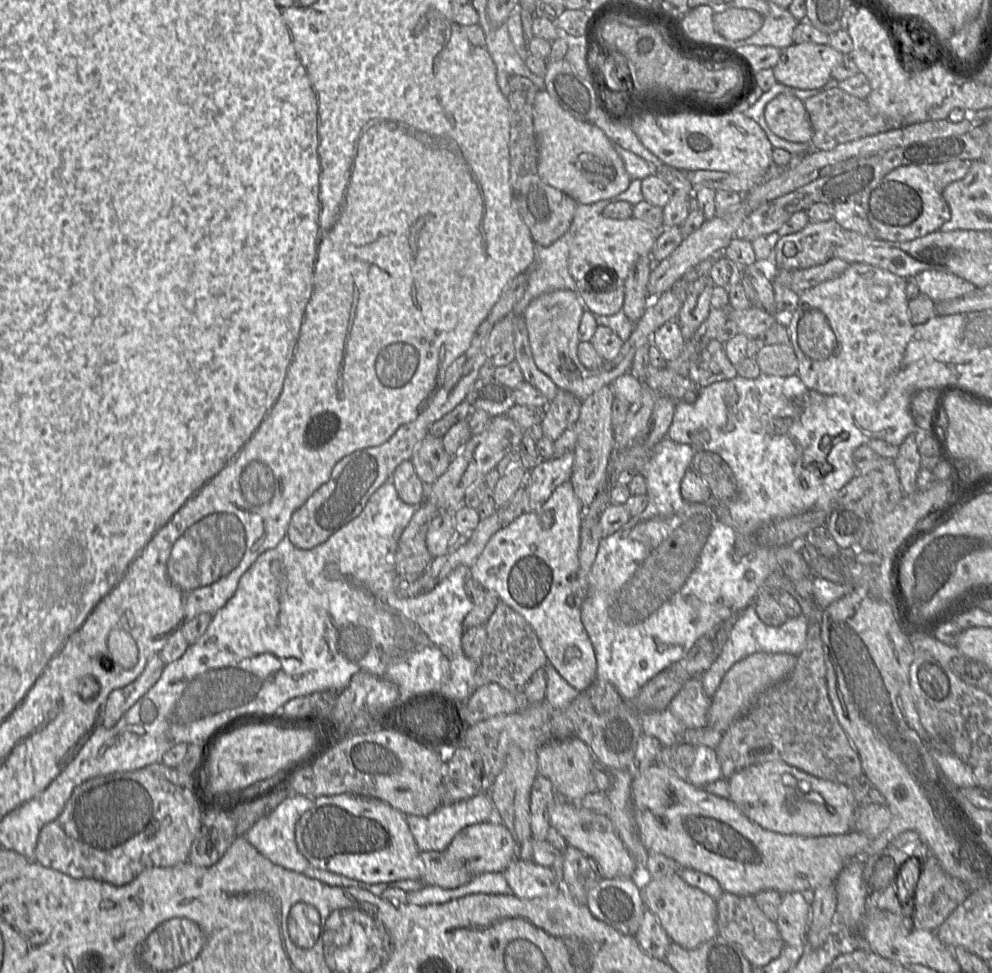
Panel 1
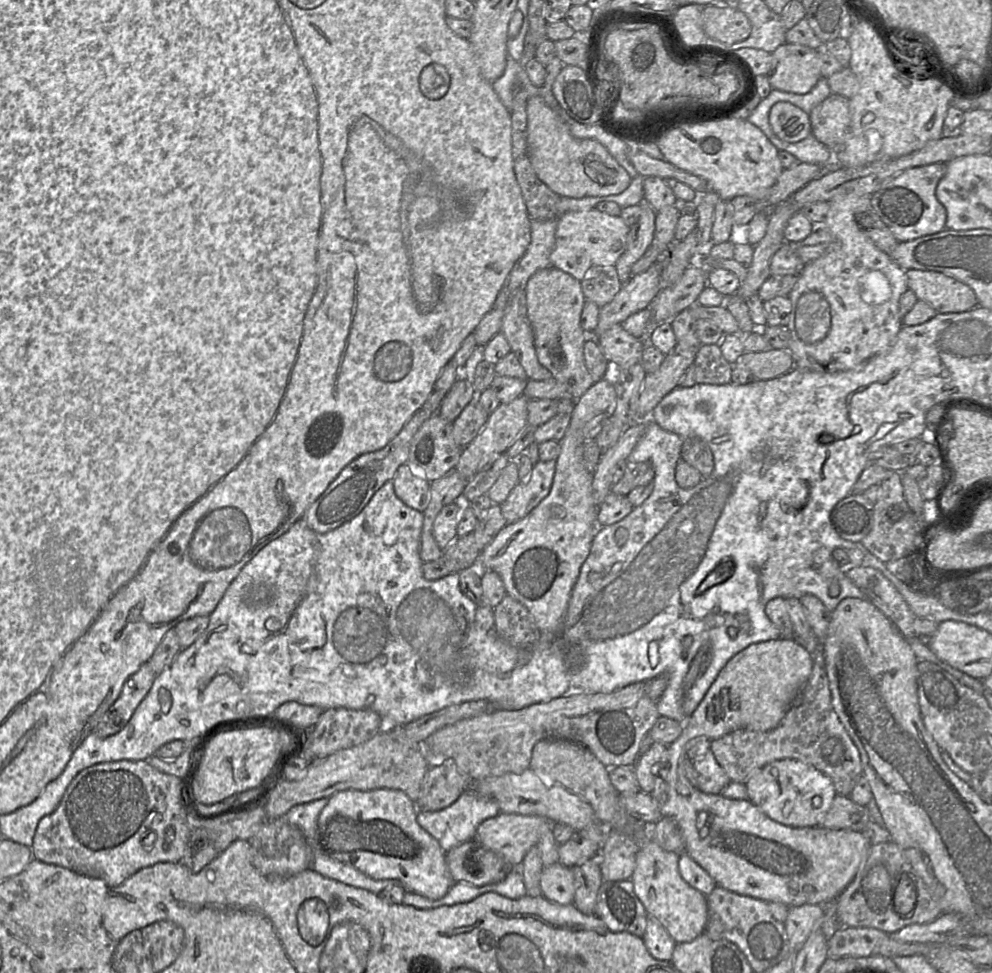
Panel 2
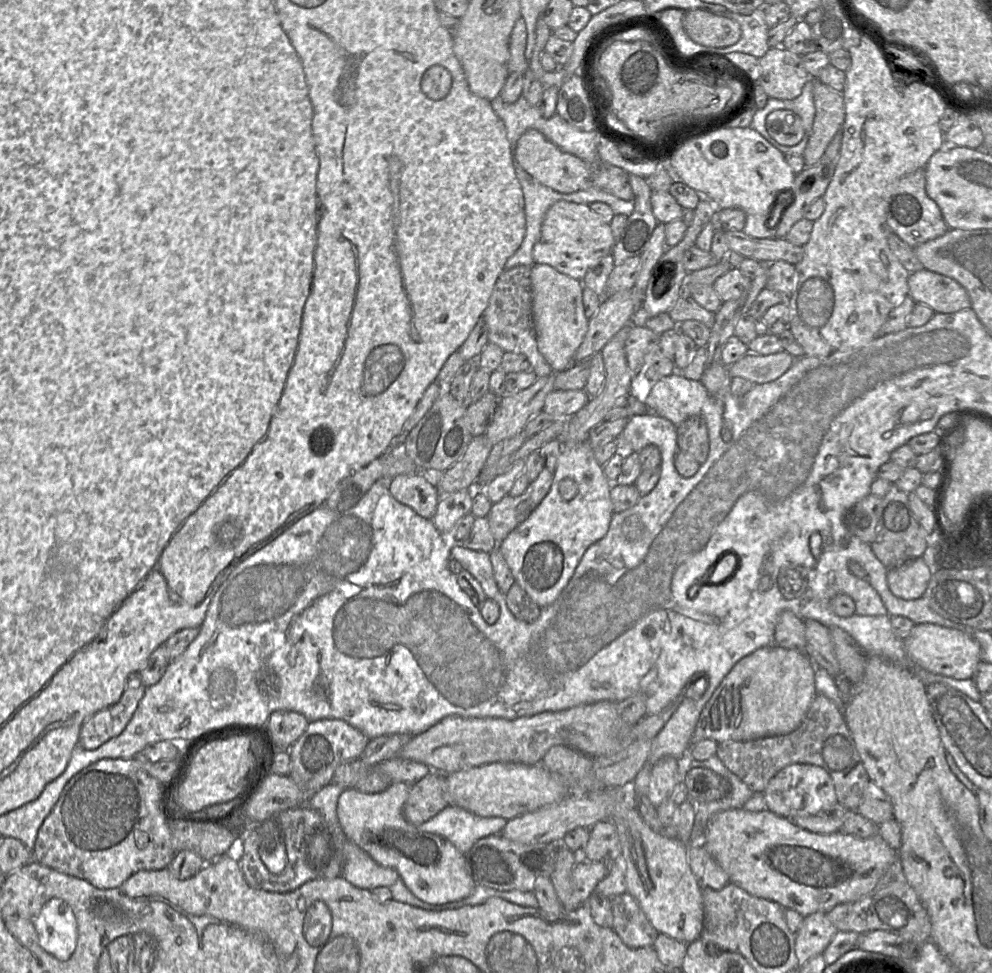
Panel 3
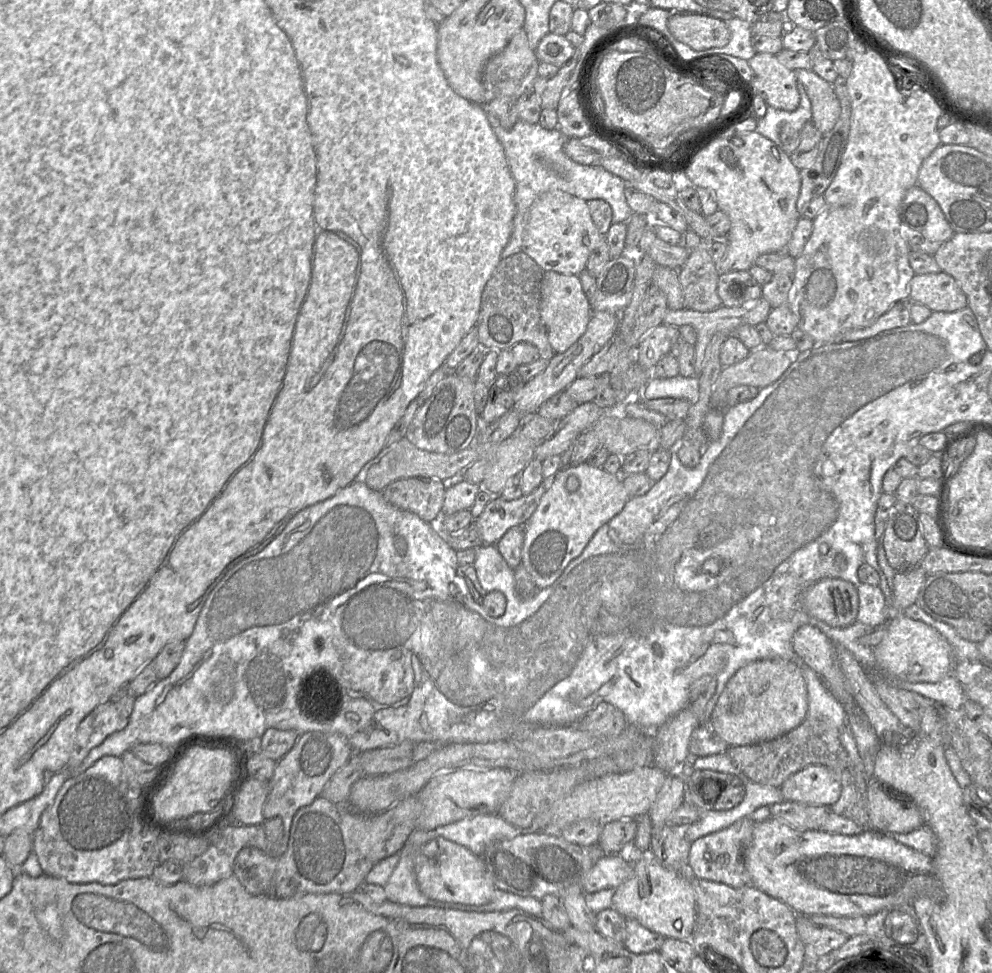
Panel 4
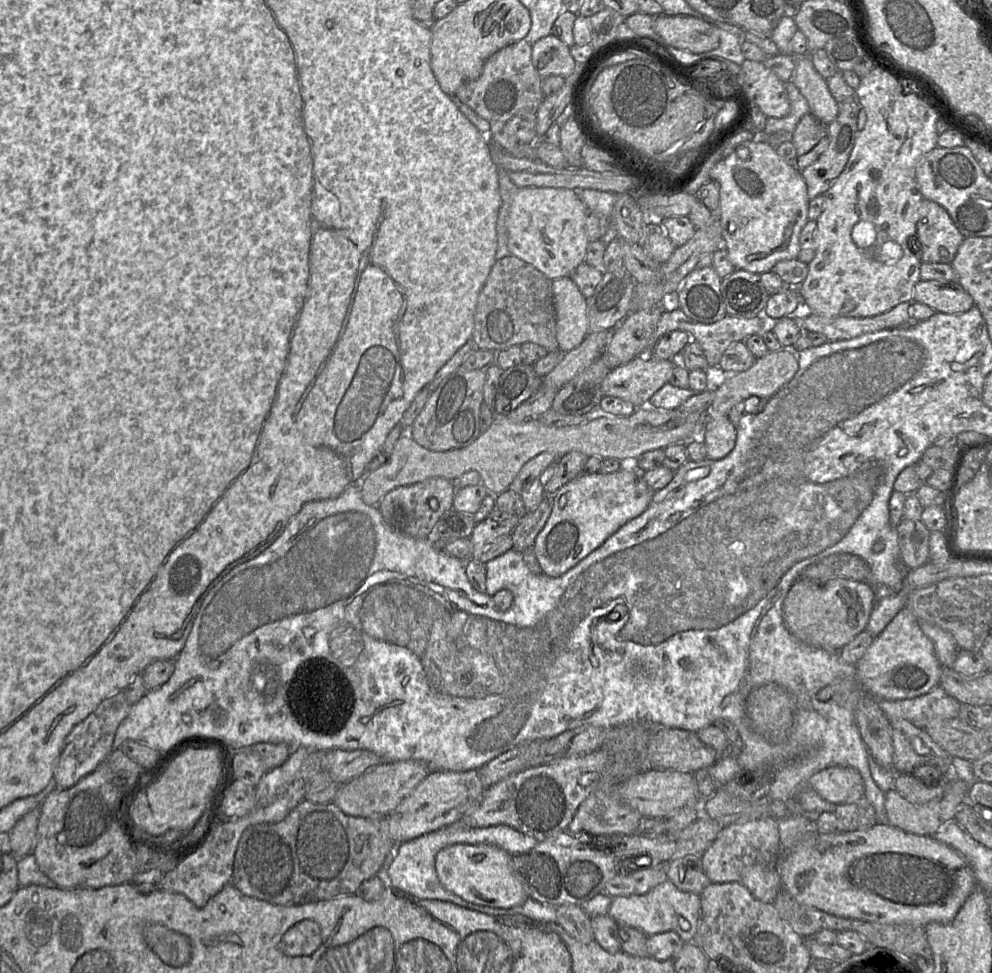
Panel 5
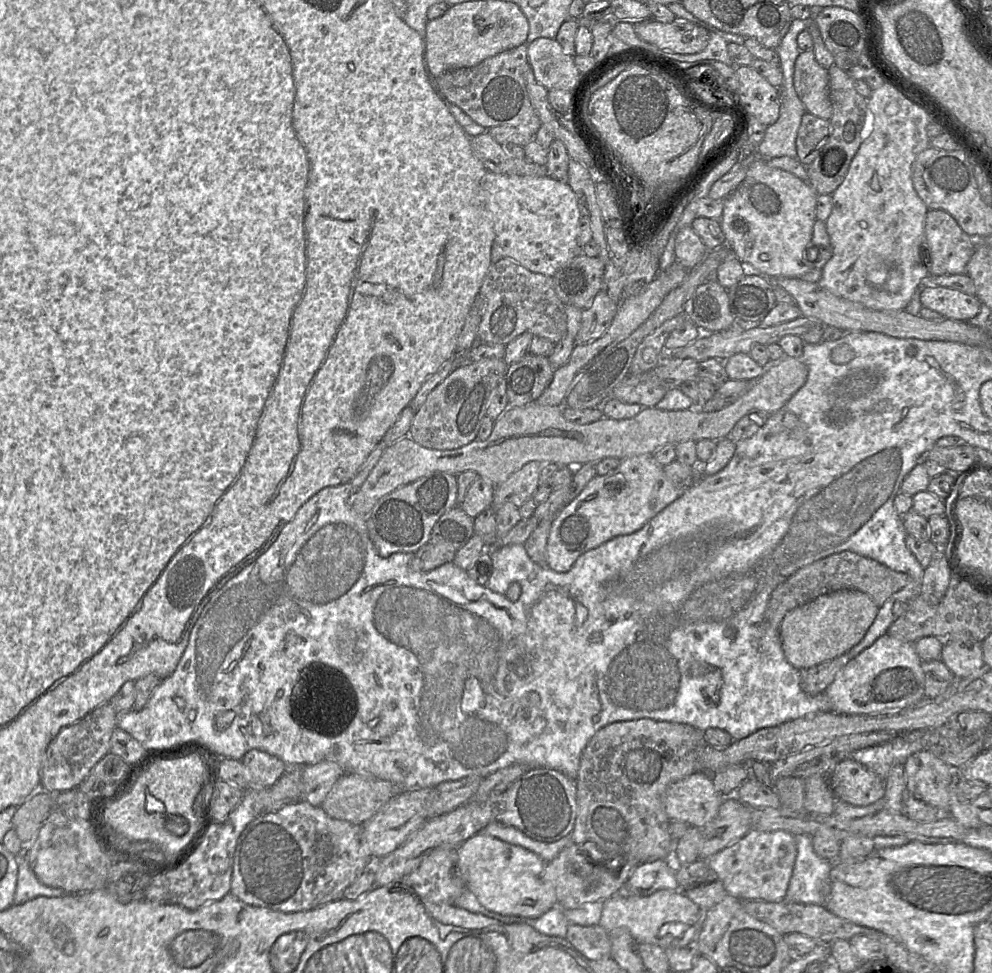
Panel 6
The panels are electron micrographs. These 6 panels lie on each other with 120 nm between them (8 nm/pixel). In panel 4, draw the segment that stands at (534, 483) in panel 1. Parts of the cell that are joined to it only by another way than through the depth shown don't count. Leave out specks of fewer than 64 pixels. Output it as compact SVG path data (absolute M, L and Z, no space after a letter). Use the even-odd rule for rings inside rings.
M547 482L531 494L517 500L506 501L500 497L489 502L475 524L483 545L496 545L512 528L523 526L536 511L547 490Z

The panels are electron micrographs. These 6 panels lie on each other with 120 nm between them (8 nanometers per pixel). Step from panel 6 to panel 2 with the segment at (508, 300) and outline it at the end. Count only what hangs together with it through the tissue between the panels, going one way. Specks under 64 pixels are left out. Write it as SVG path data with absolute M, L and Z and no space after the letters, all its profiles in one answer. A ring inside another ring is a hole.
M517 289L511 293L504 310L500 332L519 359L528 380L545 381L553 378L551 372L540 364L535 352L534 333L527 315L525 289Z

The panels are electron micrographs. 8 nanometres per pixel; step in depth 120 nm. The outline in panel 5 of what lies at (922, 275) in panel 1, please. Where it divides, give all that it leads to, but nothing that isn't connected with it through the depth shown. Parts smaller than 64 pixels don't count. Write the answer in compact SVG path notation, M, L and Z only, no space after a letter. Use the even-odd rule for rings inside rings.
M919 280L913 288L912 300L944 314L962 314L974 307L972 297L958 282Z

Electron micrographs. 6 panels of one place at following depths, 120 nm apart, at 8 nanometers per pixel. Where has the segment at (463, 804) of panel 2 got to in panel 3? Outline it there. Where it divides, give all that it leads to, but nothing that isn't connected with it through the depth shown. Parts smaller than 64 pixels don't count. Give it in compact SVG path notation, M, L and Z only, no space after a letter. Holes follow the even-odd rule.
M448 805L416 827L422 832L443 837L465 854L481 838L501 834L507 821L501 817L478 816L461 807Z

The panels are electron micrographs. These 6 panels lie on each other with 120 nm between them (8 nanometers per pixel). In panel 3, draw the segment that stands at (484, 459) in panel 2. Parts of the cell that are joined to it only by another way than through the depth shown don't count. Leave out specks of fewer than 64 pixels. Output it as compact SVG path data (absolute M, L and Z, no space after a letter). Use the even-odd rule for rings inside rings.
M555 372L539 377L528 388L513 395L502 396L484 435L494 446L519 434L527 422L542 411L546 396L554 391Z

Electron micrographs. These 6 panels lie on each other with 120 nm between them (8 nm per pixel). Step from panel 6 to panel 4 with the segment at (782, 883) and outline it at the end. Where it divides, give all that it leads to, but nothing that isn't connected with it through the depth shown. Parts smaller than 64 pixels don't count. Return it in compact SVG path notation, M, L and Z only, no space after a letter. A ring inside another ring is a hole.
M746 817L726 829L693 842L689 854L693 878L713 881L733 888L753 886L744 866L743 853L752 839L755 824L751 817Z

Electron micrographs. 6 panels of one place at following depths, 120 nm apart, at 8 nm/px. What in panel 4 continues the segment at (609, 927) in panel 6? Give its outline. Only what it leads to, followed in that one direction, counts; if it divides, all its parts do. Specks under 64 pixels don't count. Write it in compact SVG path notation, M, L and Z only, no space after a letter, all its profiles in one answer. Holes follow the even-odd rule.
M650 849L634 863L632 876L615 889L612 908L664 938L689 940L695 929L696 900L691 879L664 867Z

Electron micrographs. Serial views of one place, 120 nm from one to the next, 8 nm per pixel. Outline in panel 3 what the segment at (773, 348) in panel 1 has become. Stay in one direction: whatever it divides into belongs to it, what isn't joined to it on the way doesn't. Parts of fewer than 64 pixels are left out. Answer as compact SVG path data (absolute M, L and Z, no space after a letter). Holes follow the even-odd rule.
M785 351L770 355L748 352L728 367L728 371L731 378L741 377L754 384L764 384L778 379L794 362L795 358Z

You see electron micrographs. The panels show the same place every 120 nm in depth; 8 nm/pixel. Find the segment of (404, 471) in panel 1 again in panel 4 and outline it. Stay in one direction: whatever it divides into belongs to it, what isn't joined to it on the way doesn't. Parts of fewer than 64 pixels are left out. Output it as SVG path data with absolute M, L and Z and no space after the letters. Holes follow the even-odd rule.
M404 478L390 483L382 494L391 505L431 523L442 517L445 491L444 483L438 479Z

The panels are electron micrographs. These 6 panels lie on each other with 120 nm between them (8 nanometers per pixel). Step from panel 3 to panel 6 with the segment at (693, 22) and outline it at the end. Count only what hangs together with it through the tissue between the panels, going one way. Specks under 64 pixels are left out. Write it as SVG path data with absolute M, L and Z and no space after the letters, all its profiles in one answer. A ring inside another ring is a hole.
M680 17L671 23L649 19L634 24L634 29L642 40L675 54L696 54L709 43L707 29Z

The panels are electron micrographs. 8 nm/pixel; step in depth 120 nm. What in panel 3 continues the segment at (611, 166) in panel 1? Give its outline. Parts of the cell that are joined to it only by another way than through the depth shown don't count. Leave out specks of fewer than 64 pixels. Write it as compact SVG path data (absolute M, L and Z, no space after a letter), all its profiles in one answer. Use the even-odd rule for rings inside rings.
M536 129L525 131L514 147L514 160L537 182L560 193L573 193L597 188L623 200L634 200L628 179L610 173L606 168L592 166L579 157L564 152Z

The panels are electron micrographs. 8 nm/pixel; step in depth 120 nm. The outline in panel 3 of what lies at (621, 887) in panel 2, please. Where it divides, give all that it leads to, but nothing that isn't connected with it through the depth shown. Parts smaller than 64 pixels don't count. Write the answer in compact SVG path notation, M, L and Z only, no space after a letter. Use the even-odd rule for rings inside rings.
M628 892L612 897L611 909L613 914L612 929L624 944L630 948L653 946L659 933Z

